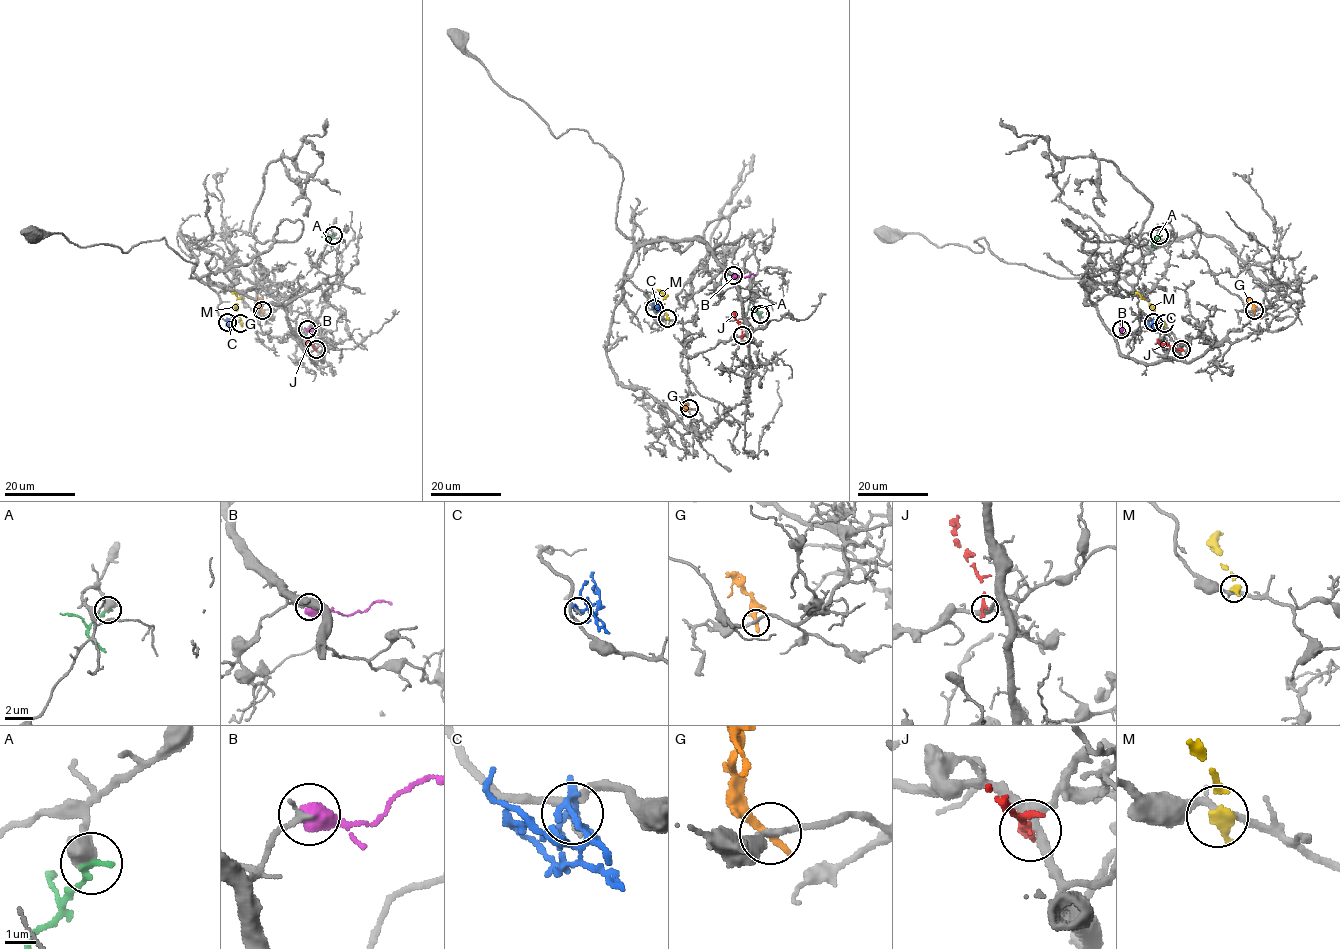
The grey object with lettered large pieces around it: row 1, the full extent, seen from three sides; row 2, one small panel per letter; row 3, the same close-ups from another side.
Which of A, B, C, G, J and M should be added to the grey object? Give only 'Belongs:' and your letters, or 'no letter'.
Belongs: B

